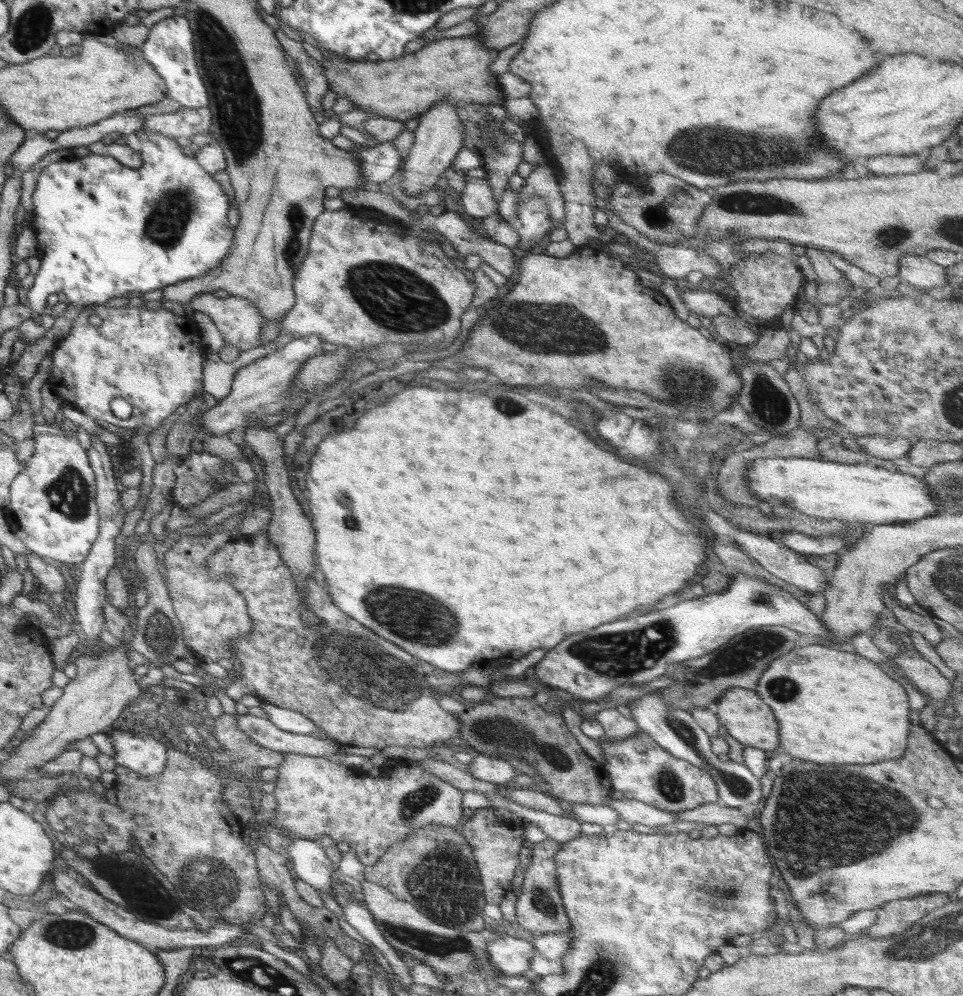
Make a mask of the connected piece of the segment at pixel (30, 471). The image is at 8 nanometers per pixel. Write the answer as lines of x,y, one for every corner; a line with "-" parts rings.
75,433
40,434
34,436
34,454
25,470
13,480
9,488
11,503
3,507
9,527
32,553
48,557
58,562
76,565
84,562
98,534
98,511
96,503
97,488
94,488
93,468
88,466
88,458

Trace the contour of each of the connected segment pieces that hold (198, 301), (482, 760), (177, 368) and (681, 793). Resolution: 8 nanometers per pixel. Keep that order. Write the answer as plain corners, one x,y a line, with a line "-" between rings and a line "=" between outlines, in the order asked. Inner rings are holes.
209,294
195,296
189,303
194,311
209,315
220,331
225,344
238,346
240,350
250,350
261,344
263,326
267,318
261,310
246,297
229,295
219,298
=
479,754
472,761
461,766
474,778
493,782
497,785
508,784
516,775
508,760
500,758
490,758
487,754
=
88,305
74,319
71,331
52,352
52,370
47,384
63,405
76,408
92,419
106,421
124,429
139,429
142,425
156,430
168,416
172,416
180,406
192,401
194,392
202,388
202,362
204,346
200,344
196,323
184,314
176,316
163,307
157,310
146,310
145,306
107,308
104,305
-
96,314
102,319
98,327
90,325
88,317
-
124,399
132,406
132,416
126,420
116,418
110,402
=
644,731
630,738
600,742
600,744
612,790
619,790
626,799
639,800
674,813
719,802
716,783
707,770
670,754

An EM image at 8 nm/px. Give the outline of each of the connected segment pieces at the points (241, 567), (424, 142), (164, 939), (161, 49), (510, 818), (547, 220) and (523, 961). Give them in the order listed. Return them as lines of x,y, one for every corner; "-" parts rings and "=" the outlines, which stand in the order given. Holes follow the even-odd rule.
247,535
221,546
209,556
205,562
210,568
210,578
232,574
234,588
246,596
246,604
250,604
250,620
254,620
254,632
234,640
234,656
242,670
236,680
224,688
228,698
238,701
250,694
264,703
302,713
340,745
378,749
392,745
426,748
457,736
459,720
446,712
432,696
431,687
416,669
417,658
389,640
376,636
354,617
342,612
312,575
305,580
307,591
303,595
295,583
294,572
267,535
-
303,604
321,620
319,627
309,627
303,621
=
440,101
434,103
419,118
419,124
415,130
415,142
406,153
406,162
400,169
400,185
407,194
418,195
429,191
443,179
444,171
454,162
459,150
463,147
465,128
457,113
454,103
=
59,869
53,874
52,884
54,889
60,897
66,898
76,905
75,911
82,911
86,913
90,918
108,926
108,928
118,932
120,936
126,936
126,939
134,940
138,944
144,944
144,946
150,946
161,950
176,950
177,948
186,948
190,946
222,946
229,942
234,942
234,938
238,936
238,926
229,924
224,920
218,920
220,924
215,924
212,930
208,932
200,932
200,930
180,930
180,929
166,929
155,923
148,923
140,918
136,918
131,912
120,907
118,904
102,897
94,888
88,890
88,888
82,888
78,881
70,878
64,870
=
173,16
156,22
149,29
149,36
141,45
142,56
155,67
155,71
165,81
170,98
186,108
202,108
209,105
209,91
202,82
200,70
196,70
196,46
192,46
193,32
190,32
191,26
188,26
188,21
184,16
=
488,807
478,809
471,817
458,827
459,833
470,845
476,865
478,866
485,903
500,905
508,892
512,891
512,881
519,864
519,854
525,842
524,832
530,824
507,808
=
533,196
532,198
527,198
527,200
521,200
517,203
518,207
516,209
516,214
518,216
515,219
506,220
508,222
509,230
516,230
518,236
520,237
520,243
518,243
517,248
524,250
530,249
534,244
540,242
542,238
548,237
548,232
550,228
553,227
551,216
547,207
547,204
539,197
=
498,933
494,942
487,943
487,953
491,965
508,976
523,975
529,969
530,959
539,954
533,942
504,933

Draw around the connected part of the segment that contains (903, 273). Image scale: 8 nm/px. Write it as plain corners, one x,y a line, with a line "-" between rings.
904,255
899,260
898,276
924,291
946,284
946,269
926,255

